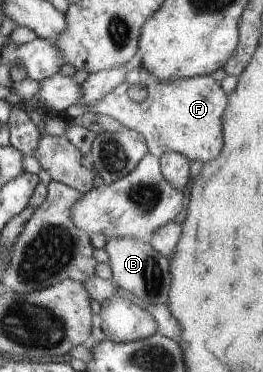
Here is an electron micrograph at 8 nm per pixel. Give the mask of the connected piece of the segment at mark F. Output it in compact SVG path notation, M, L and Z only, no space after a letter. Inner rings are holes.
M143 67L130 70L123 82L108 92L101 101L89 105L89 112L107 114L115 118L127 129L133 129L143 135L148 152L158 159L165 151L175 151L190 161L209 162L219 156L224 138L222 118L227 108L228 98L221 84L211 75L185 77L160 81ZM141 84L147 88L147 97L136 103L127 95L129 88Z

